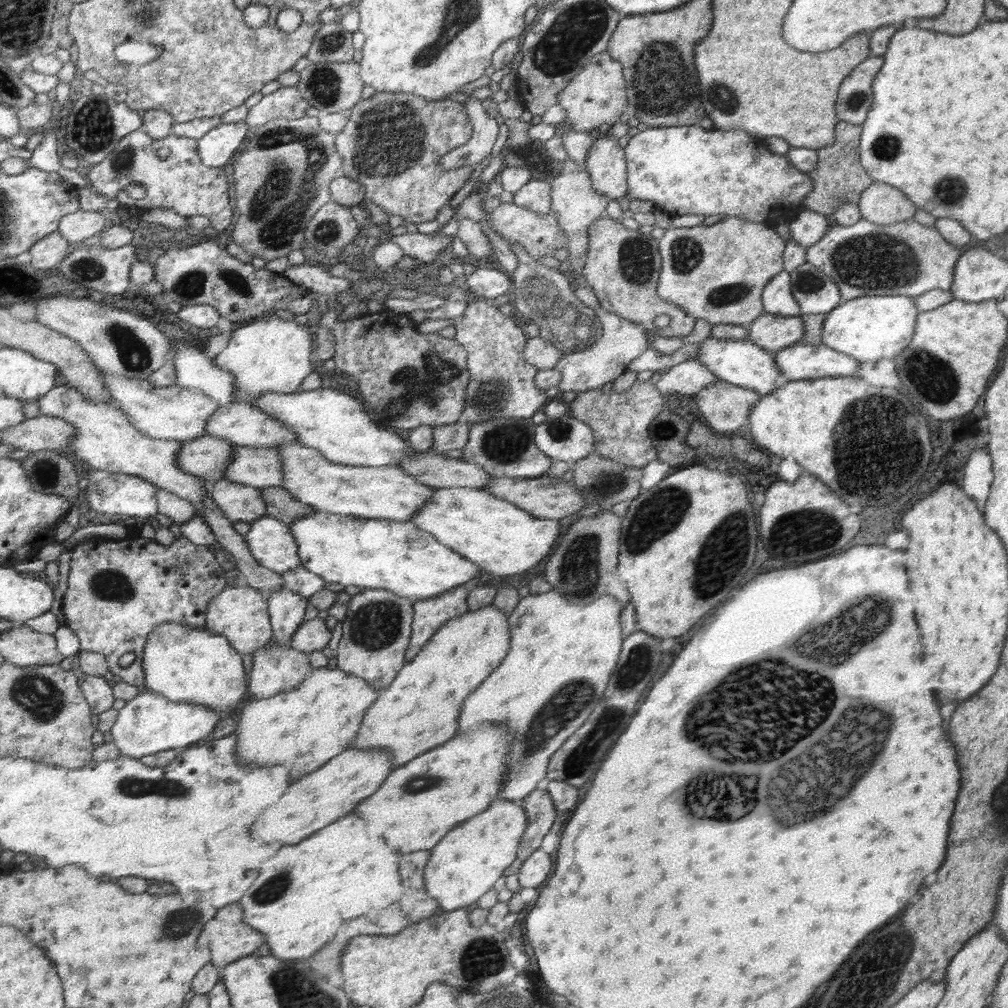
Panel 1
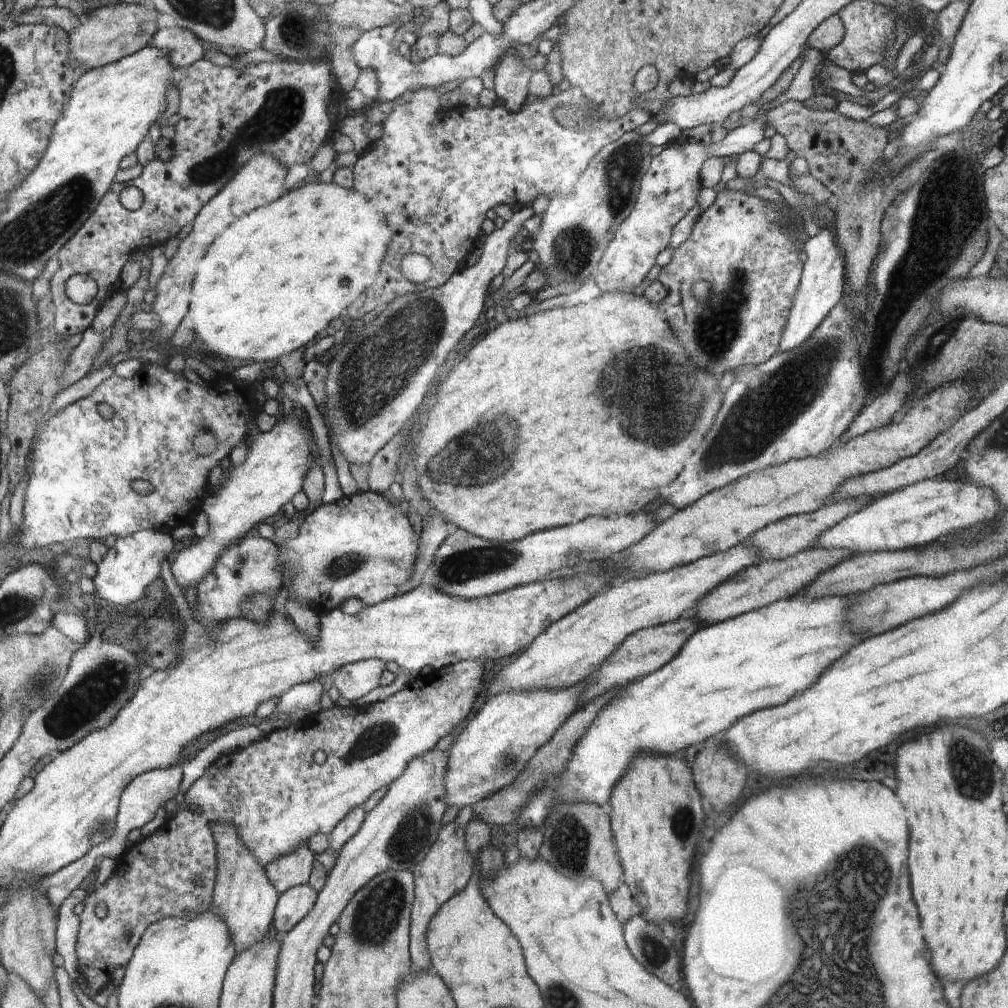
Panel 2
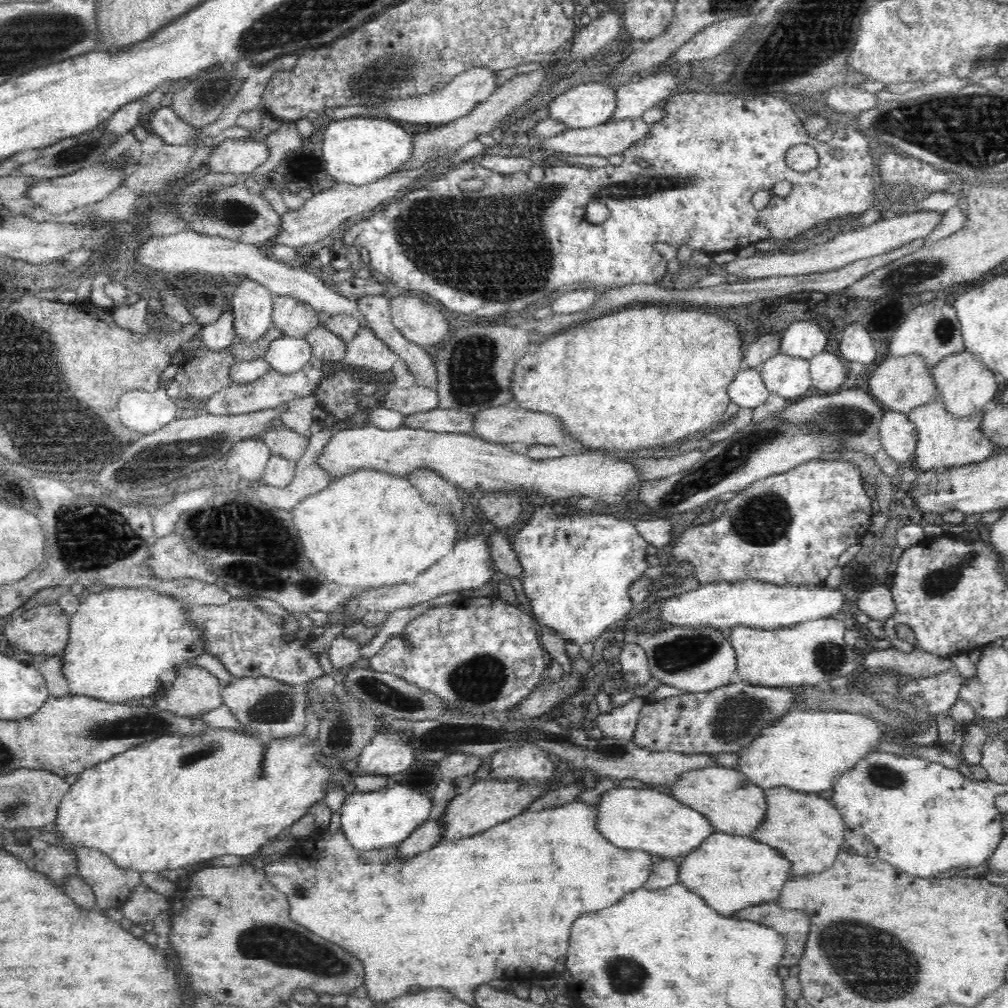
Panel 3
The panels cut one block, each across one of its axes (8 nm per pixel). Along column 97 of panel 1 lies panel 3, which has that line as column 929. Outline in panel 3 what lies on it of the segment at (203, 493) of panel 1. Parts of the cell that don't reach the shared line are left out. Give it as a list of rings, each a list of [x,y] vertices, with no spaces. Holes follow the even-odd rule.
[[[939,393],[931,401],[908,412],[910,420],[918,428],[919,444],[915,453],[920,469],[926,472],[936,468],[952,468],[981,462],[993,455],[996,445],[990,436],[983,432],[984,416],[987,406],[976,408],[962,416],[956,416],[948,410],[944,397]]]

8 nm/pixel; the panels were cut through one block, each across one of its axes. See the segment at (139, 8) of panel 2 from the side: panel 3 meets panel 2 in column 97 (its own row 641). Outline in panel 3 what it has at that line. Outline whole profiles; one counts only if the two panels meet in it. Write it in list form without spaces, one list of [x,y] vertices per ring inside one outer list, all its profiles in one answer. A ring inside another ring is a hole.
[[[57,603],[32,607],[3,628],[14,651],[26,651],[35,656],[54,656],[64,650],[70,638],[70,615]]]

